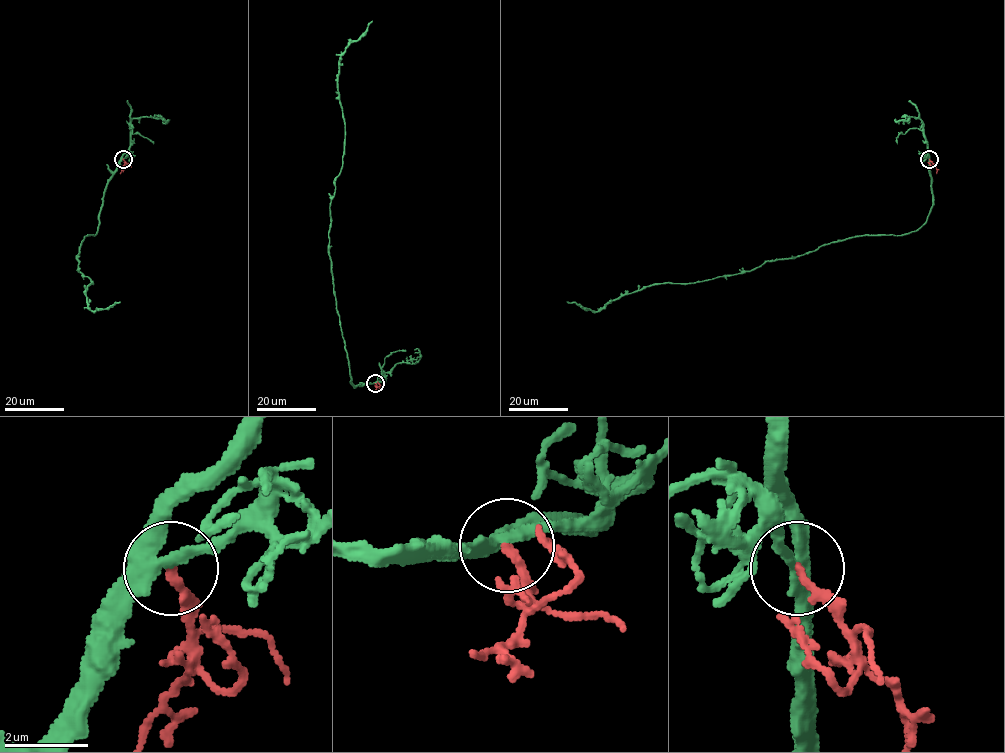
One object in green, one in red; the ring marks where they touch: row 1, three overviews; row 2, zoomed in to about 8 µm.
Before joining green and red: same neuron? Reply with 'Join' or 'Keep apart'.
Join

